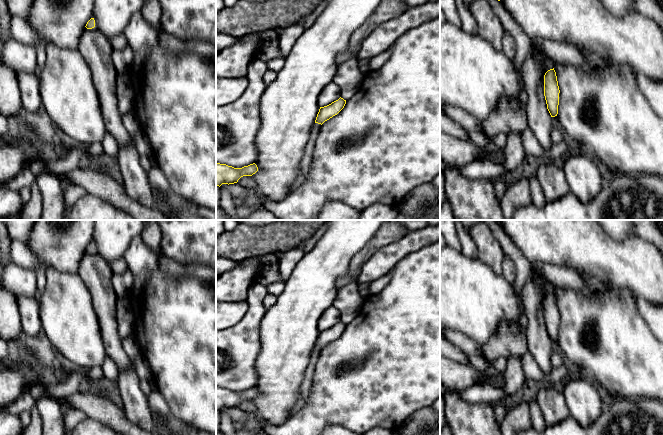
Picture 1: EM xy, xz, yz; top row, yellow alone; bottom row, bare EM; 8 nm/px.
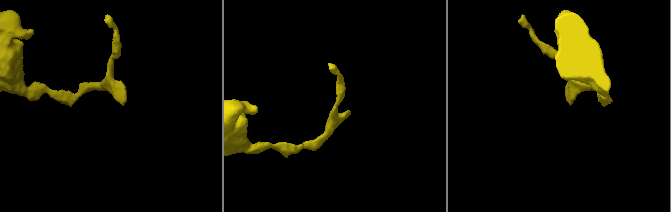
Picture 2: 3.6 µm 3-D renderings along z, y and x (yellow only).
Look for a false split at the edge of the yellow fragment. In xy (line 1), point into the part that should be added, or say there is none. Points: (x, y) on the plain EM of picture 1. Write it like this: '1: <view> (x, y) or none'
1: none

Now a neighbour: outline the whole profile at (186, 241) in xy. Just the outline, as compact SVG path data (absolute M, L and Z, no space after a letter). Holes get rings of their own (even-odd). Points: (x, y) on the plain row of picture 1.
M154 220L161 229L161 253L183 264L216 268L216 220Z

